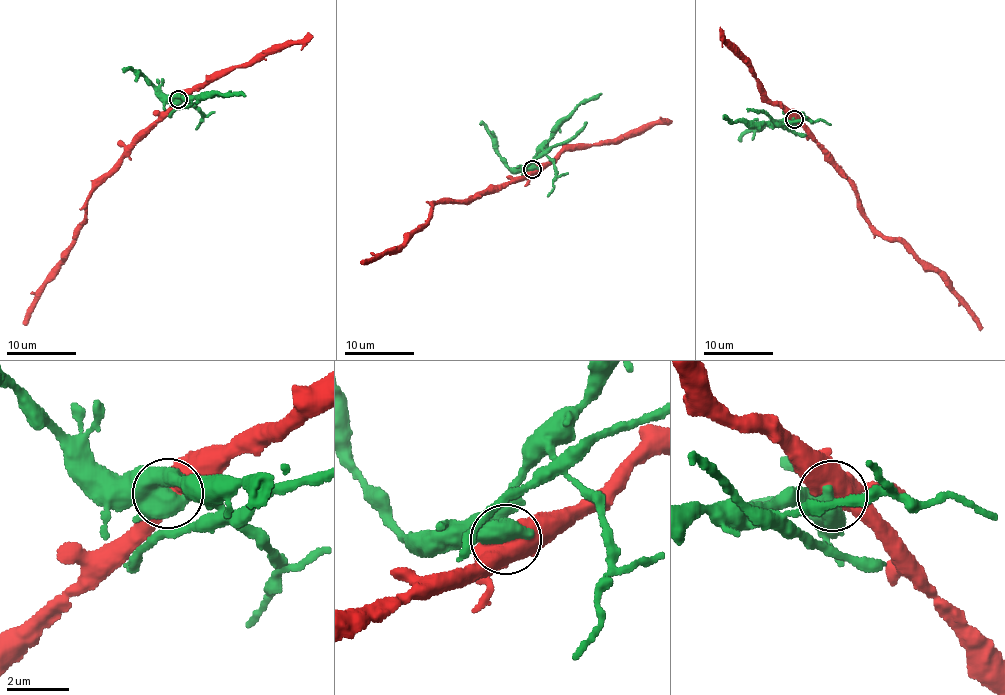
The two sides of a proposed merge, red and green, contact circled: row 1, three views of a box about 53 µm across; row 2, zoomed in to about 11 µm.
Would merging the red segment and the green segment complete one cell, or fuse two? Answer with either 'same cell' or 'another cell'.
another cell

